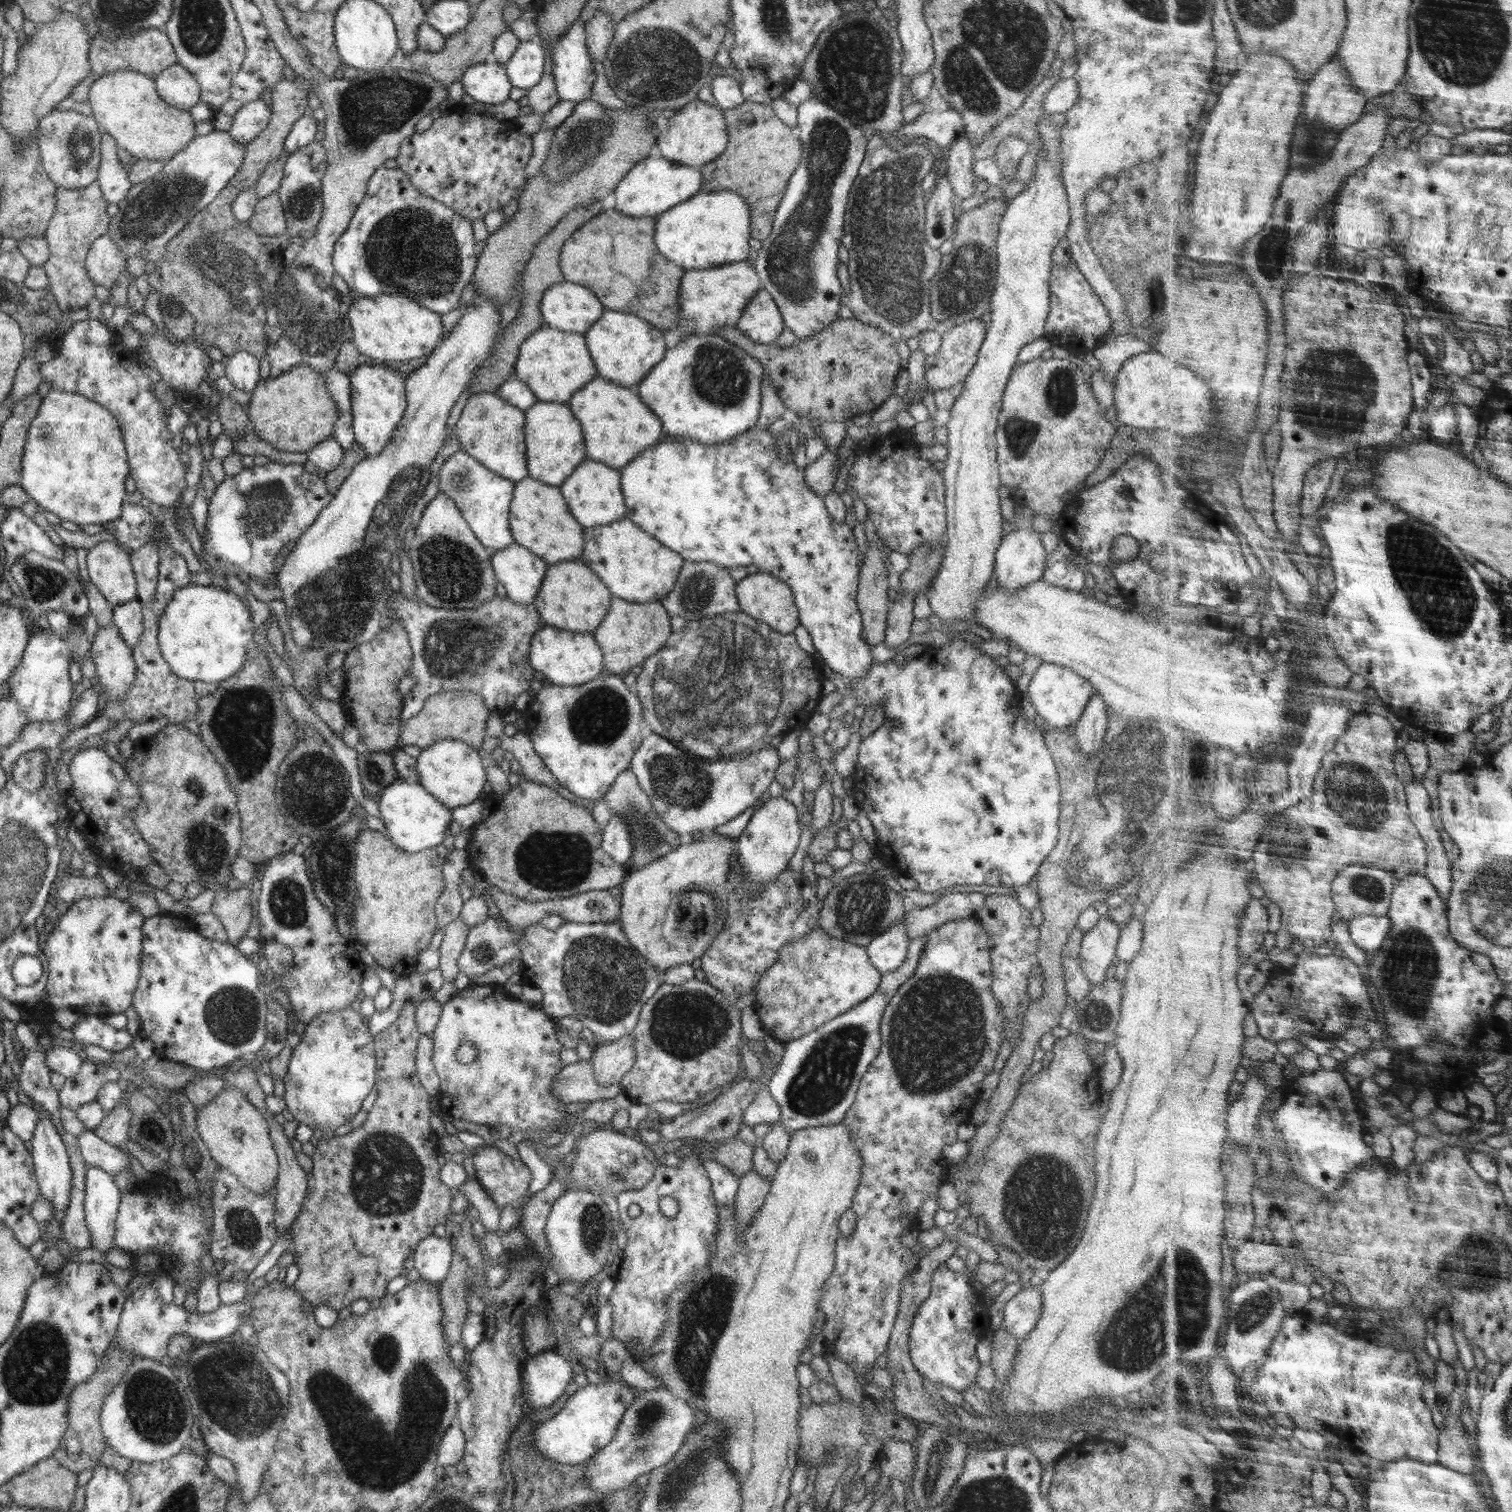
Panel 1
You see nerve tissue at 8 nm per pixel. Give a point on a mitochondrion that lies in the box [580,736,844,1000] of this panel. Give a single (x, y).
(649, 836)

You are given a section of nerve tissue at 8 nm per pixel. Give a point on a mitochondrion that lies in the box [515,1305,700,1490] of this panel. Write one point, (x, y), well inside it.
(650, 1415)

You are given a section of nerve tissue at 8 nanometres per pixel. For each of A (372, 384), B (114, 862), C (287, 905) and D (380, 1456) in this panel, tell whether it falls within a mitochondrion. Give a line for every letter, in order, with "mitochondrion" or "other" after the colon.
A: other
B: other
C: mitochondrion
D: mitochondrion

